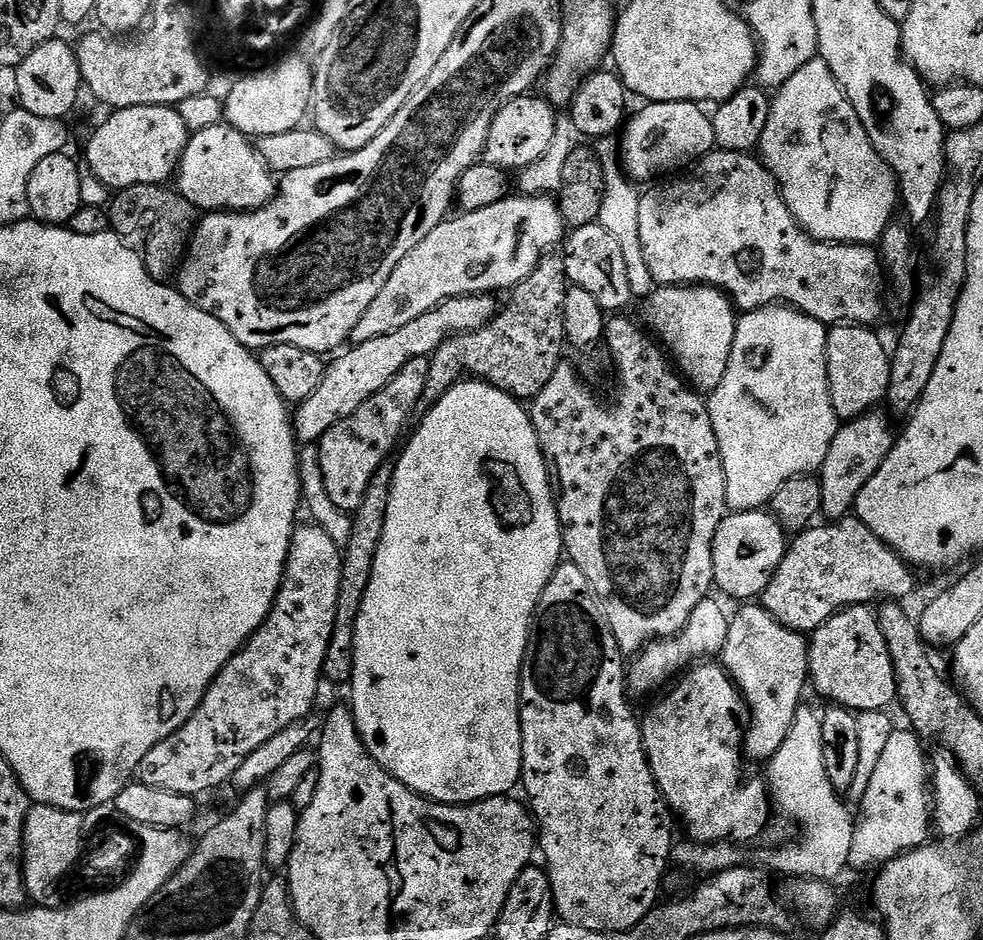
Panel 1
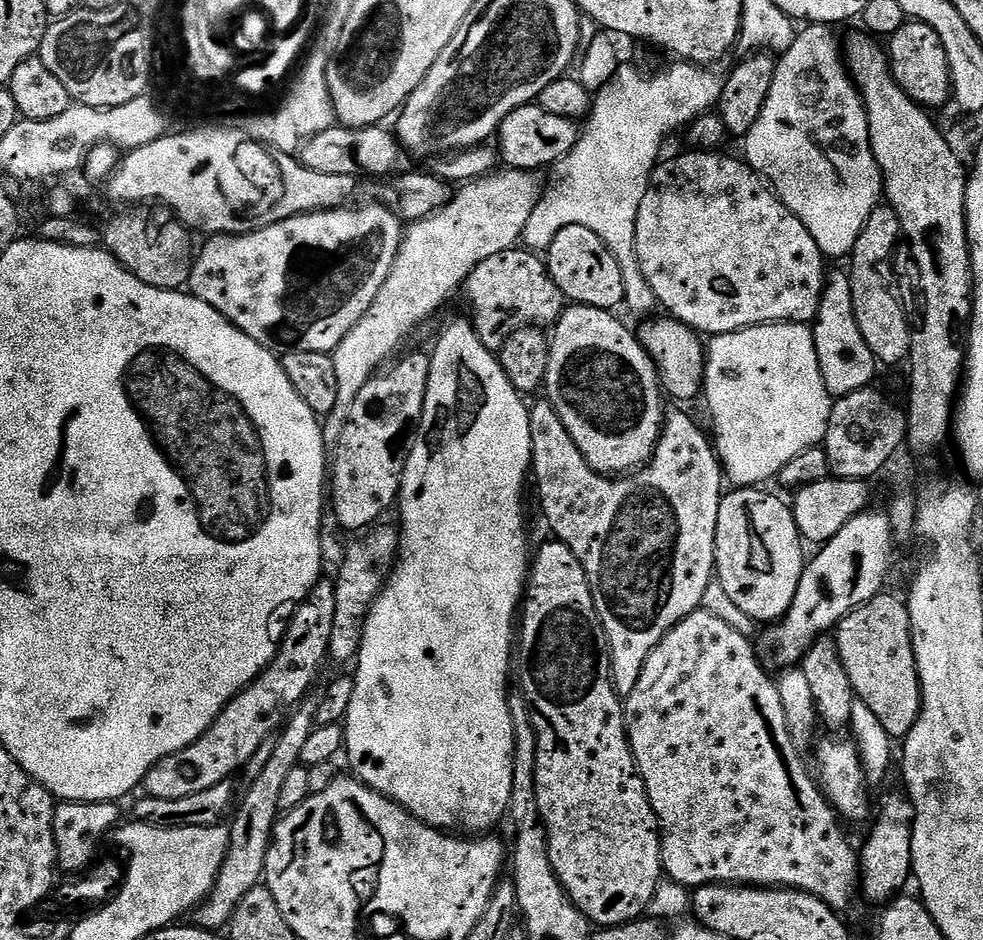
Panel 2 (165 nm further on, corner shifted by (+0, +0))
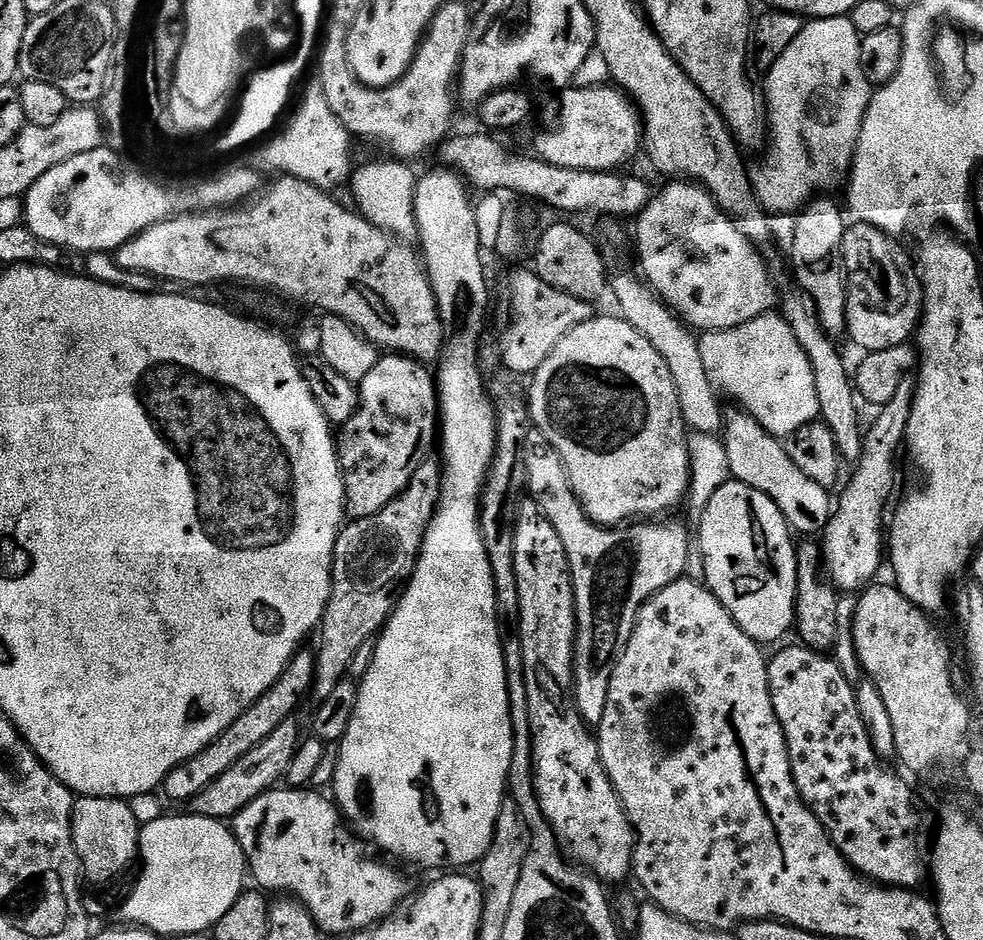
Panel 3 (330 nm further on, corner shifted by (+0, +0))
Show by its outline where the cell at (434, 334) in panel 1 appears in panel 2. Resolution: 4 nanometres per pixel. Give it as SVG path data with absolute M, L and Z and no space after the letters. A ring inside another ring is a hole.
M523 246L502 250L502 254L494 254L494 258L486 258L486 262L479 264L462 285L476 335L491 352L499 353L516 331L555 325L564 313L566 301L562 290L550 278L547 263L536 256L539 255L535 251Z

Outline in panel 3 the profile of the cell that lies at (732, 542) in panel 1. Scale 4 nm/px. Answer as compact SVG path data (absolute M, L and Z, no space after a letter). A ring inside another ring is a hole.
M729 480L728 484L722 486L703 511L699 513L700 531L698 537L701 540L702 551L705 554L706 578L705 583L707 588L722 602L722 606L726 606L726 610L734 618L734 622L738 622L741 630L749 636L751 640L756 641L761 646L769 646L775 640L780 640L788 631L793 631L794 625L798 620L798 562L796 561L797 545L792 545L794 533L788 527L788 522L784 515L778 510L778 506L766 494L762 494L762 490L754 490L750 486L741 484L738 480Z

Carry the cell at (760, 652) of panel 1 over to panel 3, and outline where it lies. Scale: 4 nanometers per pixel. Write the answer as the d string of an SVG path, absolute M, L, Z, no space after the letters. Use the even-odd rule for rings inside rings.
M906 387L892 402L879 409L880 417L873 422L872 429L867 429L866 432L864 454L859 465L861 468L853 474L848 489L846 484L839 493L841 496L838 496L834 515L822 533L822 556L826 561L826 572L841 593L863 593L880 572L884 540L886 544L884 507L896 488L896 451L899 448L901 451L908 435L908 420L913 411L913 401L913 389Z

